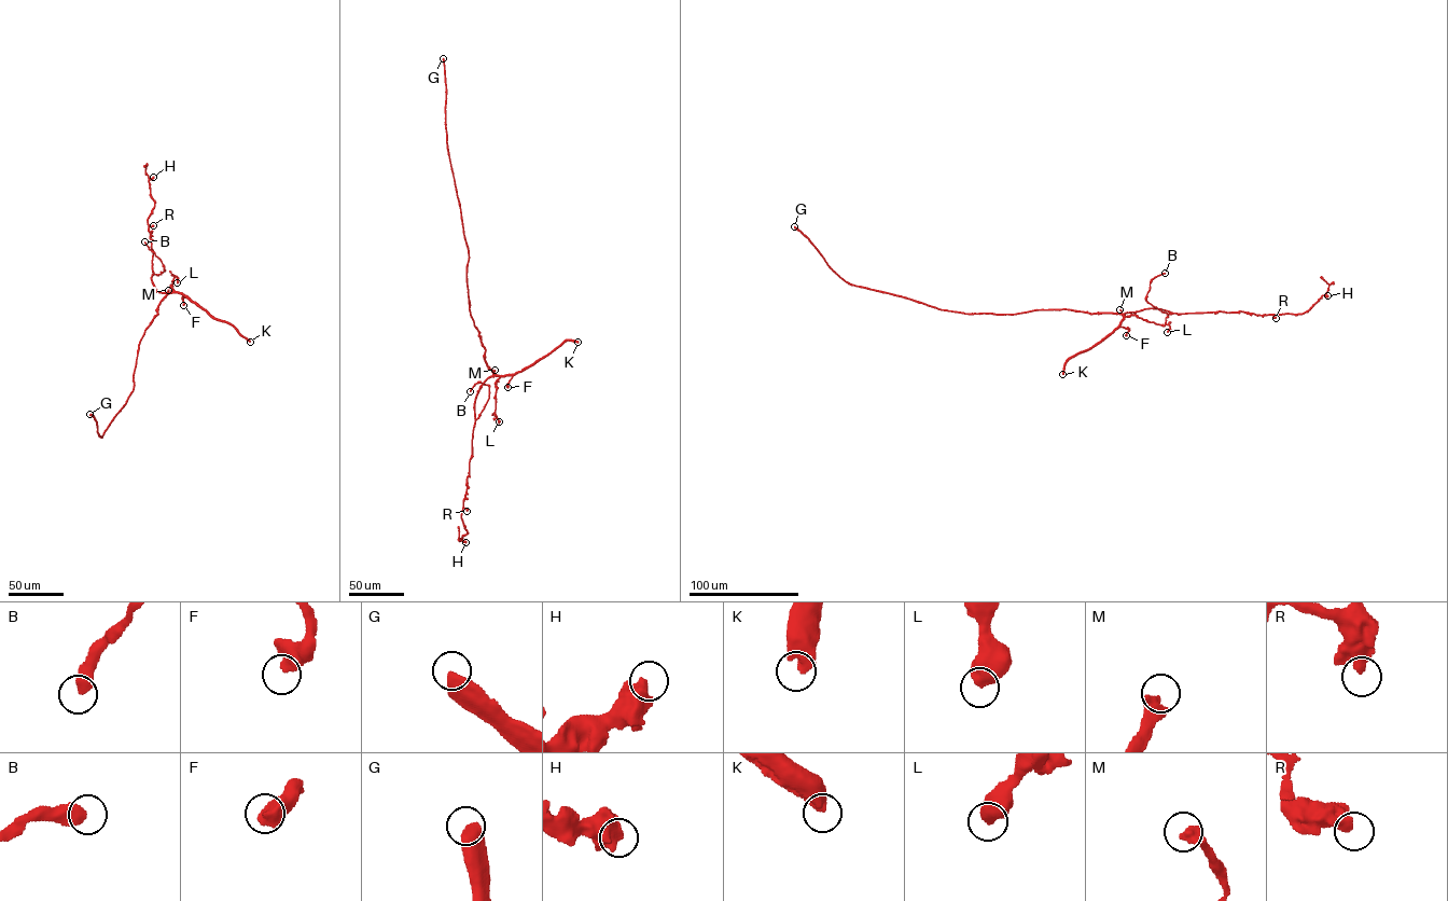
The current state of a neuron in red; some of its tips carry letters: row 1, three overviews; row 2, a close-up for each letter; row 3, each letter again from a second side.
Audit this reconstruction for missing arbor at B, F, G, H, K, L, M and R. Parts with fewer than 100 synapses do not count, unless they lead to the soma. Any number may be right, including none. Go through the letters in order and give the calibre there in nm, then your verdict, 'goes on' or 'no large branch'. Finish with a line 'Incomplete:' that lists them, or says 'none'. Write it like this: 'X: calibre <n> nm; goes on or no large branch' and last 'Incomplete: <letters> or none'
B: calibre 500 nm; no large branch
F: calibre 550 nm; no large branch
G: calibre 650 nm; goes on
H: calibre 750 nm; no large branch
K: calibre 500 nm; no large branch
L: calibre 650 nm; no large branch
M: calibre 500 nm; no large branch
R: calibre 480 nm; no large branch
Incomplete: G

